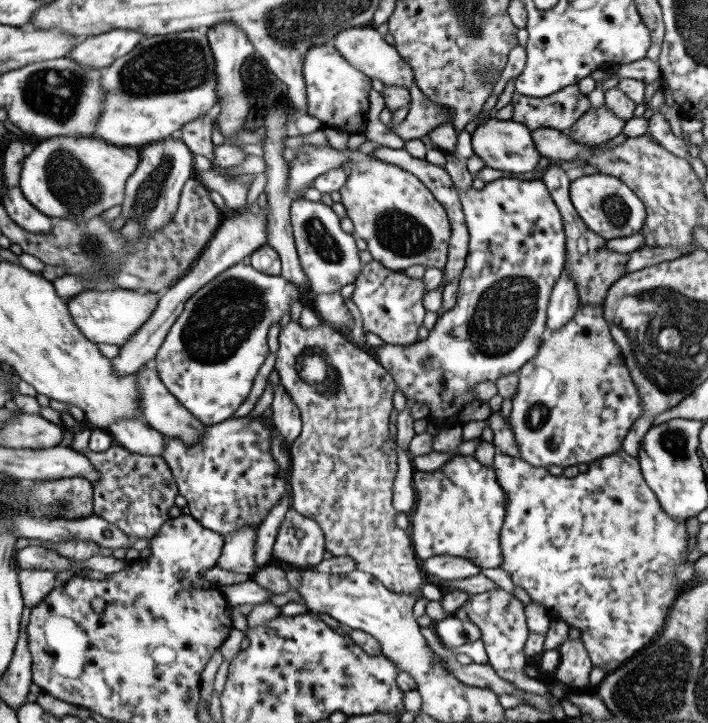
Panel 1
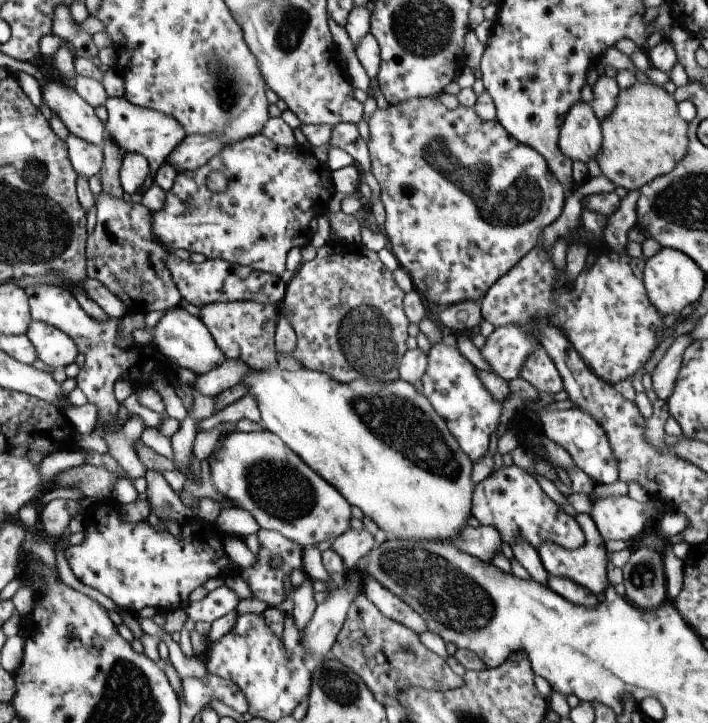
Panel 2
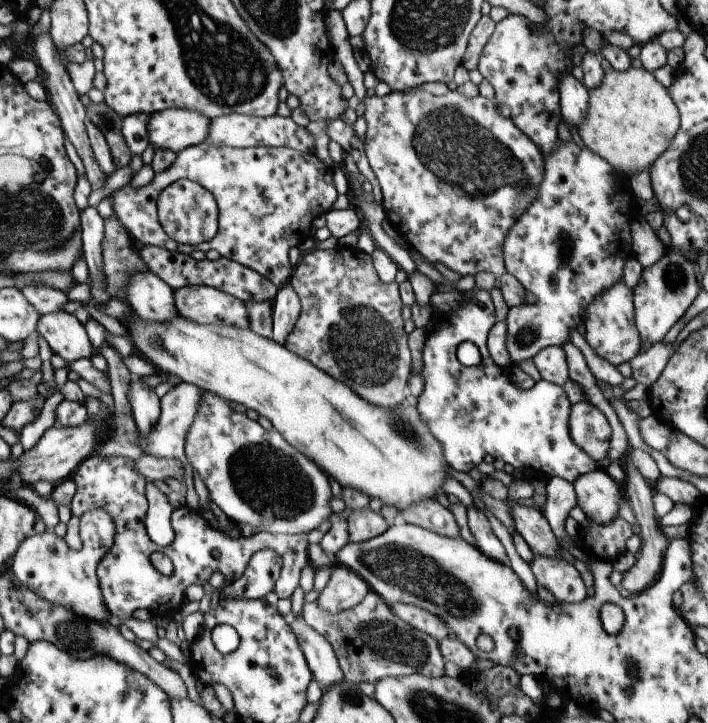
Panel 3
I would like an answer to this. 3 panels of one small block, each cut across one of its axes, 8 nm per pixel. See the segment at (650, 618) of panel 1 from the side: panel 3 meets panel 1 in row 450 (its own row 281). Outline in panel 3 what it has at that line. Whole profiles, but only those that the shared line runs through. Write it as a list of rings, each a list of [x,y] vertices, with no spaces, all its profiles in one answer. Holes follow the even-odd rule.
[[[619,279],[606,288],[606,291],[595,296],[584,310],[585,342],[599,358],[607,360],[614,367],[628,362],[640,352],[640,336],[635,326],[632,296],[632,289],[627,288],[627,285]]]

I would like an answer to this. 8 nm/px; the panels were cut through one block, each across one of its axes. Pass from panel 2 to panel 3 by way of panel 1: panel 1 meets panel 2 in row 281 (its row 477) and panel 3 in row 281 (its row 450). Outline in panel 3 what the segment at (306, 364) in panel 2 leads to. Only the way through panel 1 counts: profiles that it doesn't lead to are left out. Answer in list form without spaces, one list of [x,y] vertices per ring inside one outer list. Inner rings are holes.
[[[338,246],[333,249],[311,250],[311,252],[307,252],[307,254],[299,260],[299,264],[296,264],[292,269],[287,284],[298,296],[300,313],[293,325],[293,330],[285,337],[283,346],[289,352],[299,356],[300,359],[305,359],[315,366],[315,368],[326,372],[332,379],[341,380],[341,382],[349,384],[353,392],[356,392],[363,400],[367,400],[367,402],[371,402],[371,404],[377,404],[377,406],[383,408],[393,408],[401,404],[407,394],[405,390],[406,380],[410,375],[410,357],[409,349],[407,349],[406,333],[403,331],[403,320],[401,319],[400,313],[403,303],[398,295],[398,283],[395,280],[389,283],[381,282],[377,277],[377,273],[375,273],[375,269],[373,269],[373,263],[371,263],[368,254],[363,254],[363,252],[359,252],[353,248]]]

